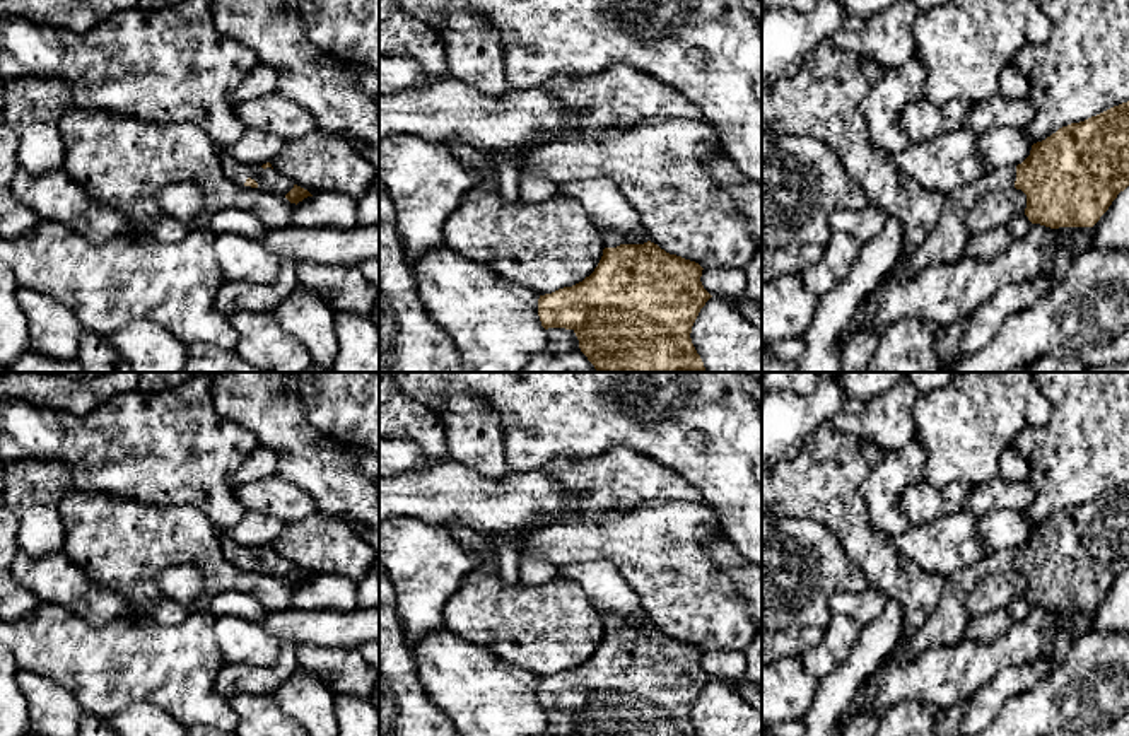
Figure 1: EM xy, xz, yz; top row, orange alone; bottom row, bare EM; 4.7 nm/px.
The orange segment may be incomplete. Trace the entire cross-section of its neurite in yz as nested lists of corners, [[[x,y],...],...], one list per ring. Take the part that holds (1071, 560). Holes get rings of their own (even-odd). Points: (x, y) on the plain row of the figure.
[[[1129,483],[1097,499],[1059,511],[1032,528],[1030,538],[1015,548],[1004,548],[967,565],[943,579],[934,611],[910,637],[900,639],[885,661],[909,661],[933,645],[955,645],[965,639],[967,599],[970,591],[987,575],[1015,569],[1027,577],[1025,598],[1032,606],[1050,611],[1093,610],[1120,574],[1129,569]]]

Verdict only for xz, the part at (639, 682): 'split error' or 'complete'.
split error

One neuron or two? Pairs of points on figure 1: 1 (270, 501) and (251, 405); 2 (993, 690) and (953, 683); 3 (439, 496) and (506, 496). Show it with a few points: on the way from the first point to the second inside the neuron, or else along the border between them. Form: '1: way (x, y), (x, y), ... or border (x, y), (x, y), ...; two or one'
1: border (274, 473), (296, 484), (308, 496); two
2: border (1013, 666), (1001, 668), (967, 699); two
3: way (456, 496), (489, 496); one

